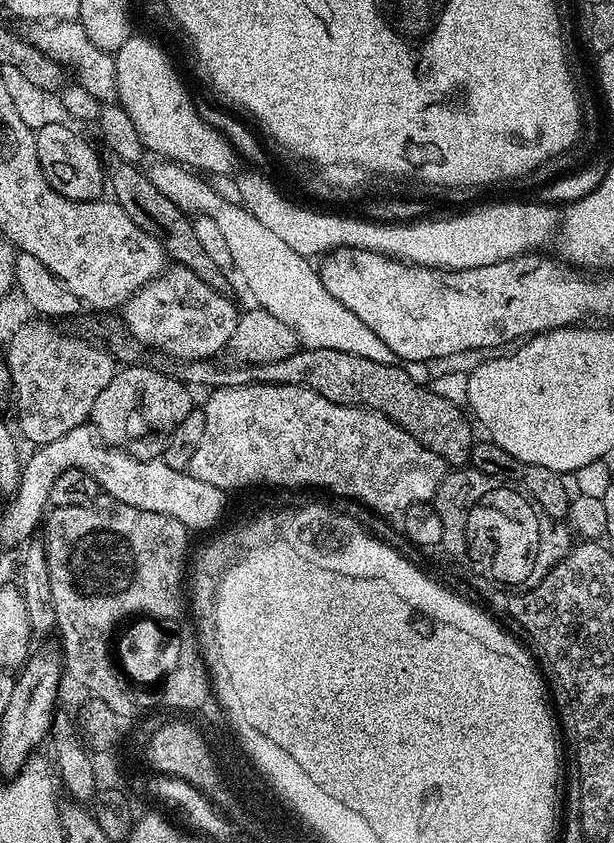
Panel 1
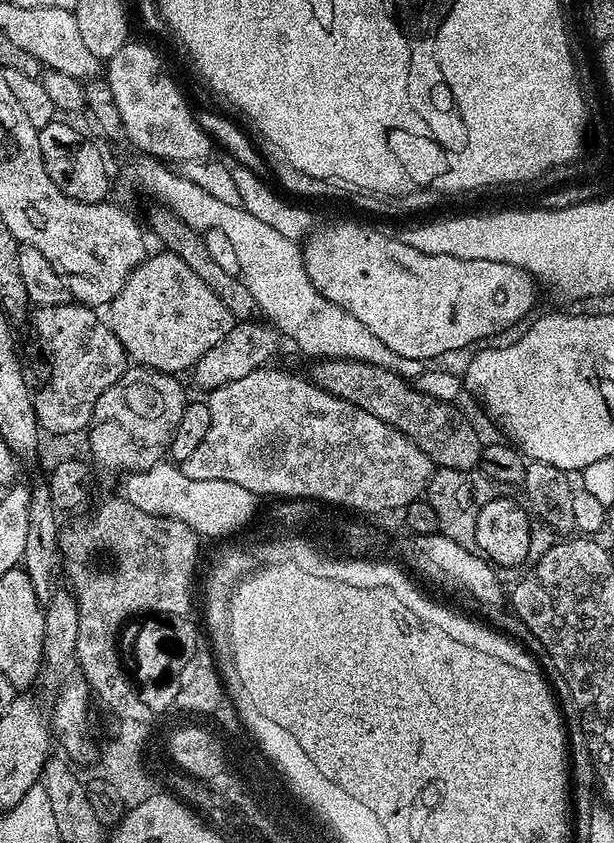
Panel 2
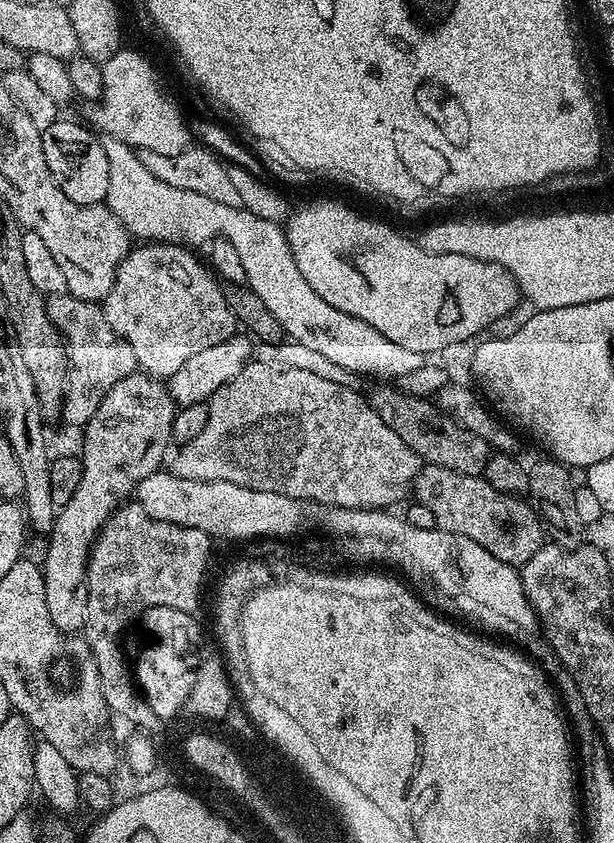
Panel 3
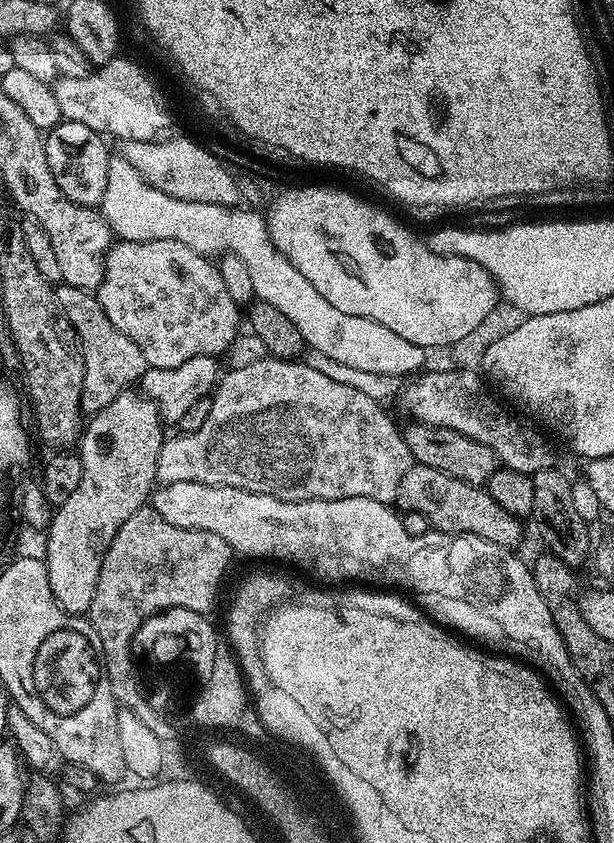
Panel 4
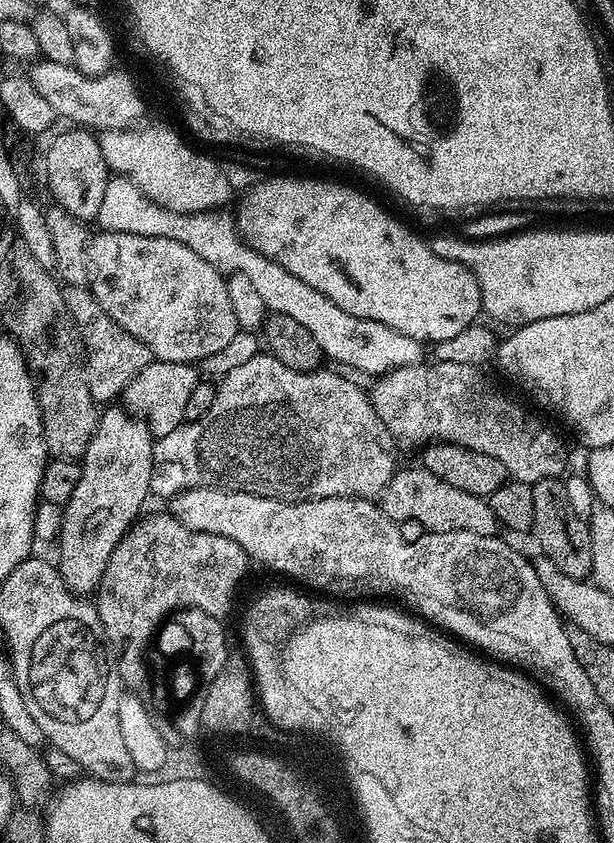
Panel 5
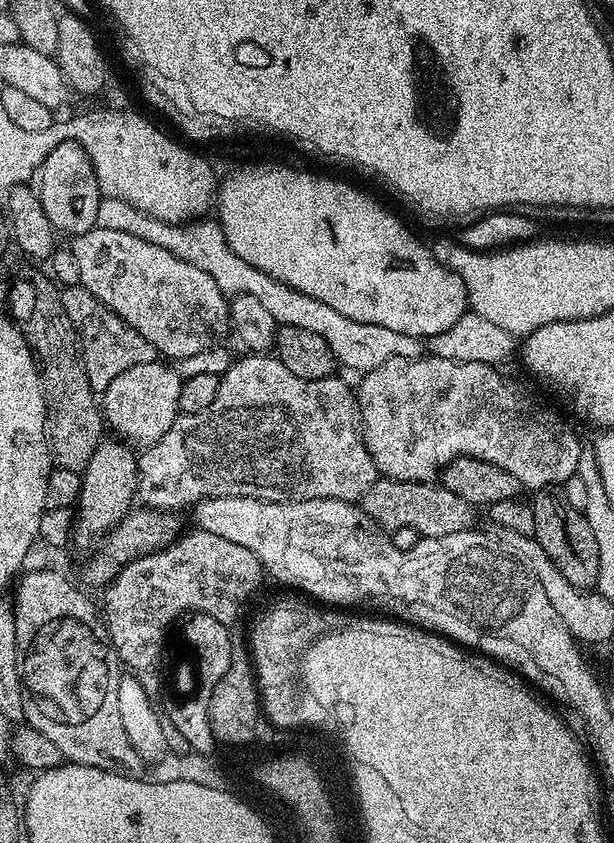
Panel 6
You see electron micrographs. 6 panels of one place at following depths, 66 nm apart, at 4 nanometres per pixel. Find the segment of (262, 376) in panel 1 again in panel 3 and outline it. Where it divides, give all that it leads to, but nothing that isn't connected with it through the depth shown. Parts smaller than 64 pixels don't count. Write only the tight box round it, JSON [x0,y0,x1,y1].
[367,382,490,476]

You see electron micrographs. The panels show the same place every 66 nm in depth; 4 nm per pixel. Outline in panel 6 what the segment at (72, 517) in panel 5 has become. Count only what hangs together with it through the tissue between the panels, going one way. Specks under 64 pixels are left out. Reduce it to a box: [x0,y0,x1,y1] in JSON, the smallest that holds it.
[74,438,138,548]

